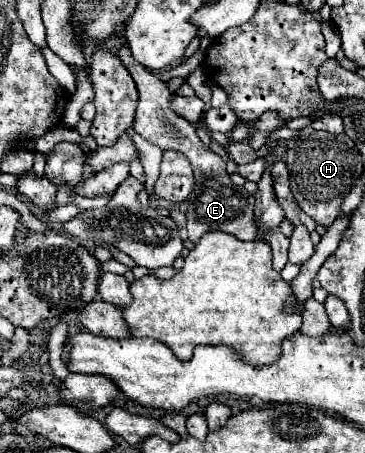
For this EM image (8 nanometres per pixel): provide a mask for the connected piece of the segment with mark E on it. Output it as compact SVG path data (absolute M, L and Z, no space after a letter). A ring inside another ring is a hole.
M121 35L119 37L121 45L119 45L119 57L123 61L123 65L129 69L131 77L137 83L137 91L139 91L139 105L137 105L137 115L135 115L135 131L139 135L143 135L147 141L151 141L153 145L161 147L161 149L173 149L183 153L195 171L195 187L193 193L189 195L191 207L187 211L187 229L189 229L189 239L193 243L197 243L207 231L225 231L235 235L237 239L243 241L251 241L251 239L265 239L271 249L273 249L273 267L275 269L283 269L287 263L287 247L289 247L289 239L281 233L281 229L271 229L261 233L261 225L253 213L255 207L255 197L247 197L245 189L239 189L231 183L227 171L225 171L225 161L213 153L209 147L205 147L201 143L201 139L197 137L195 127L183 119L181 115L177 115L171 109L171 101L175 97L175 93L169 91L167 81L163 81L159 75L151 73L149 69L145 69L141 63L137 63L133 59L133 55L129 53L129 43L127 39Z

